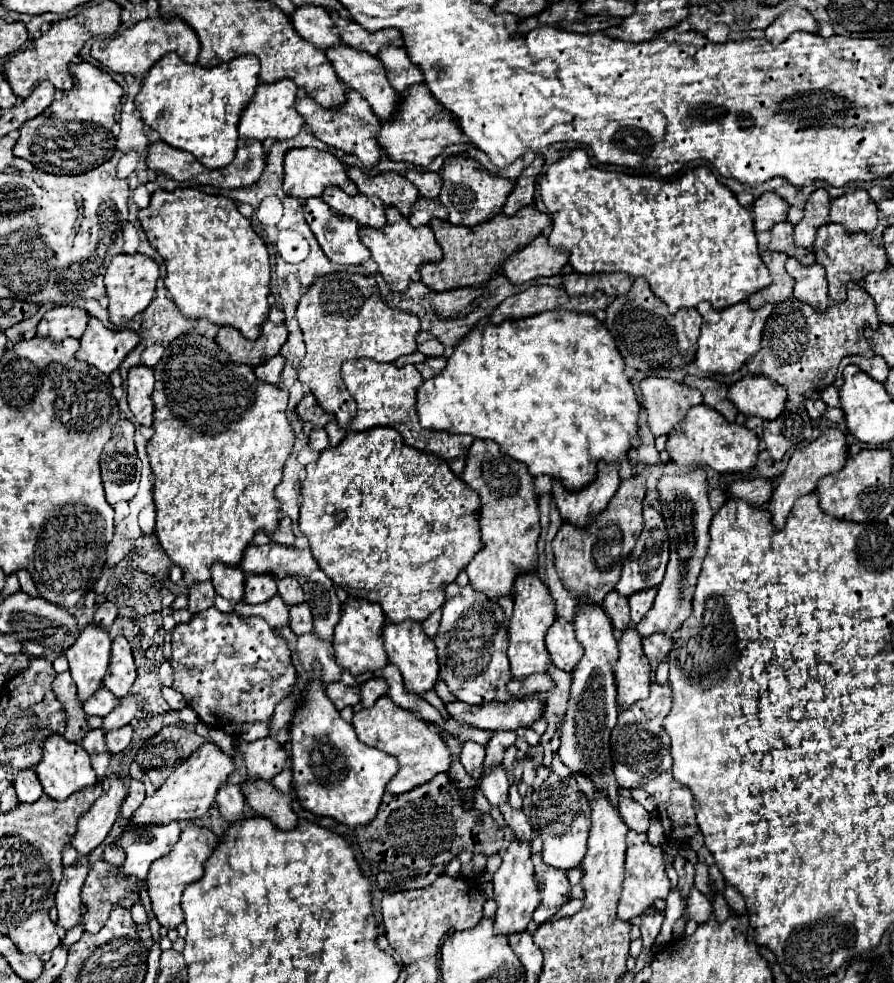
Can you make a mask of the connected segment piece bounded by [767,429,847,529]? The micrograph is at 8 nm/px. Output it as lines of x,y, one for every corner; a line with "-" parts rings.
827,429
821,433
819,439
807,443
803,449
797,449
793,453
793,457
789,459
785,473
781,475
781,479
775,485
771,503
767,505
767,509
771,511
771,517
773,517
775,529
785,527
785,519
799,497
813,493
817,489
817,481
823,479
825,475
841,471
845,467
845,461
847,461
847,439
845,439
845,433
841,429

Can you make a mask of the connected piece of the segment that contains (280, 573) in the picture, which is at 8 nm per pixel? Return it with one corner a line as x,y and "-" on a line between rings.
267,543
267,545
247,545
243,551
243,559
239,563
239,567
243,569
243,573
247,575
273,575
275,579
281,577
299,577
299,583
305,591
307,597
307,605
313,611
313,627
315,627
315,635
321,639
331,639
333,637
333,627
339,621
339,611
341,611
341,603
335,595
335,587
333,581
321,571
321,567
317,565
313,553
309,549
297,549
297,547
285,547
285,545
277,545
277,543

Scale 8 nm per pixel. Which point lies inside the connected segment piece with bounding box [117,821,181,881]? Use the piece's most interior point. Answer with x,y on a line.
143,845

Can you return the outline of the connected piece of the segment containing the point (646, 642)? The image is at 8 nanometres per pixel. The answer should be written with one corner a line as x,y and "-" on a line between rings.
653,633
643,639
643,649
651,665
659,665
665,659
665,655
671,651
671,647
673,647
673,639
661,633

